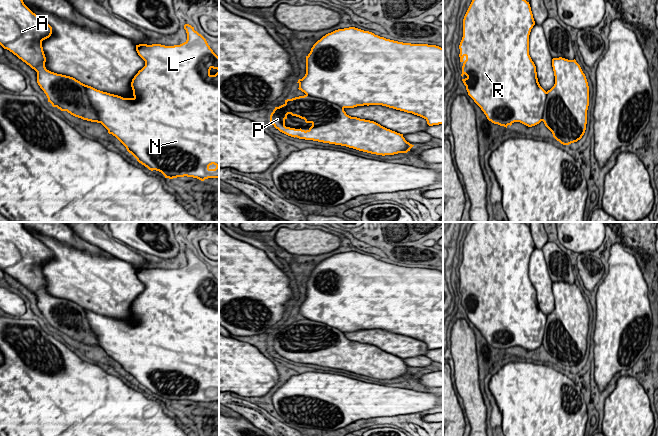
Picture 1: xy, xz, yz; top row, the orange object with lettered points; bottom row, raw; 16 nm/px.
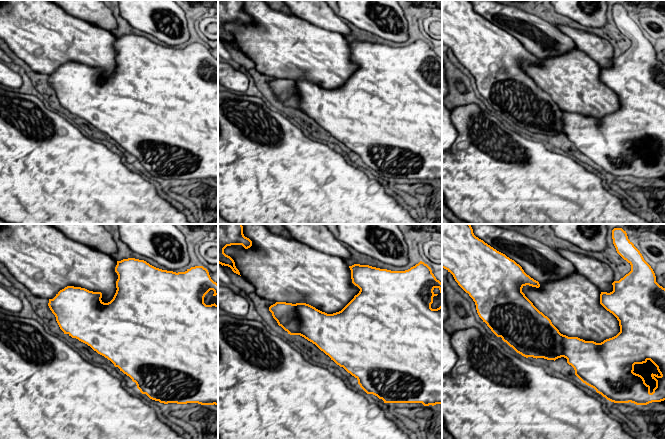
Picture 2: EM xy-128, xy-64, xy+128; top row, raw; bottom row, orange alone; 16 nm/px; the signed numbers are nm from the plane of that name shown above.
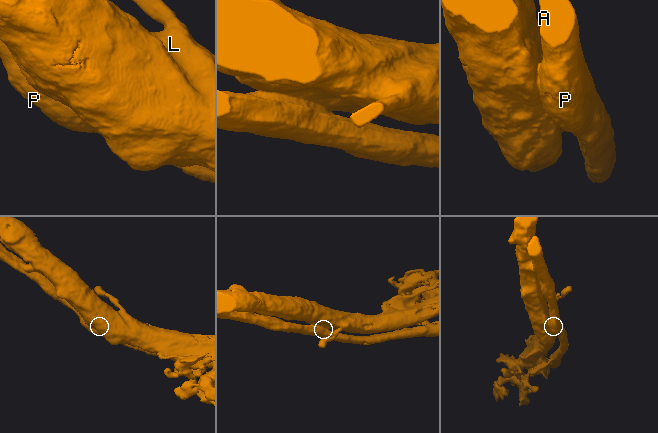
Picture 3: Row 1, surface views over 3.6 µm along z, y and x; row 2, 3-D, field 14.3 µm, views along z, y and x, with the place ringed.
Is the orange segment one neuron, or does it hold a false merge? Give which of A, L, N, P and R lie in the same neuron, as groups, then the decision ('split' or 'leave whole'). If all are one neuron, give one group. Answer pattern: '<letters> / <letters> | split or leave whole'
A P / L N R | split

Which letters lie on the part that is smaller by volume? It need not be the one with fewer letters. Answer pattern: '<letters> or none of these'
A, P

